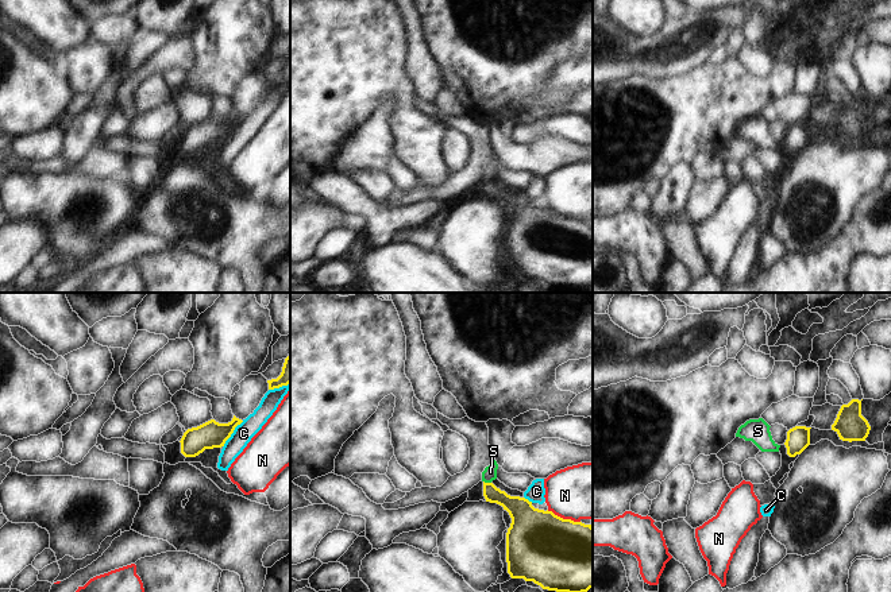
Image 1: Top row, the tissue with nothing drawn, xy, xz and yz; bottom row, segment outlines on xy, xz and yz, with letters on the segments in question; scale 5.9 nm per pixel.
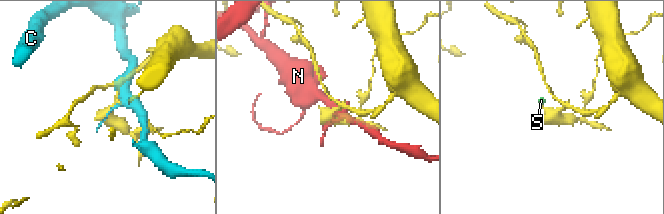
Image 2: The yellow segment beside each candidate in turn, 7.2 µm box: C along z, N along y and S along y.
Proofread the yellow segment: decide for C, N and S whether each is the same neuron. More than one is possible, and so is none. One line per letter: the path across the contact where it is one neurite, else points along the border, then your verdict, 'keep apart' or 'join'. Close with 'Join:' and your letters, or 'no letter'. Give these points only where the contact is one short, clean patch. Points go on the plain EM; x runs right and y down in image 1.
C: keep apart
N: keep apart
S: way xz (520, 206), (502, 197), (488, 181), (490, 170); join
Join: S

